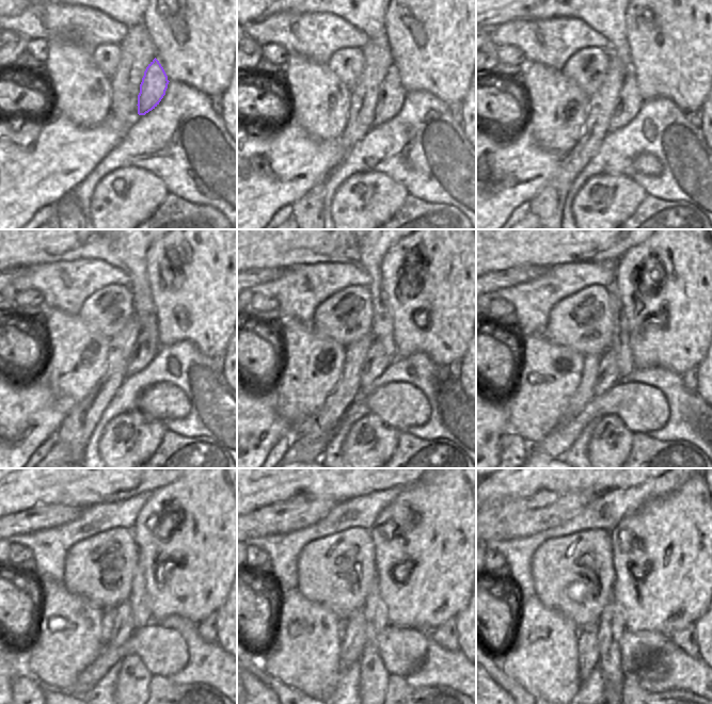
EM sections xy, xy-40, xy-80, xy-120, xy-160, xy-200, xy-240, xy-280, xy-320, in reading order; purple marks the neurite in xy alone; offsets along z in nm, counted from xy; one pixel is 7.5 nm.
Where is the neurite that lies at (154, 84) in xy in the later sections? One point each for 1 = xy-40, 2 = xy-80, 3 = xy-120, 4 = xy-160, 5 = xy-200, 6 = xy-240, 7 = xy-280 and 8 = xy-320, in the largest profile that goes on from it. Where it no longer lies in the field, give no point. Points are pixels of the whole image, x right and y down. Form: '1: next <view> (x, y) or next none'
1: next xy-40 (391, 97)
2: next xy-80 (629, 101)
3: next xy-120 (146, 346)
4: next xy-160 (376, 362)
5: next xy-200 (607, 372)
6: next xy-240 (123, 627)
7: next xy-280 (353, 633)
8: next xy-320 (587, 643)

